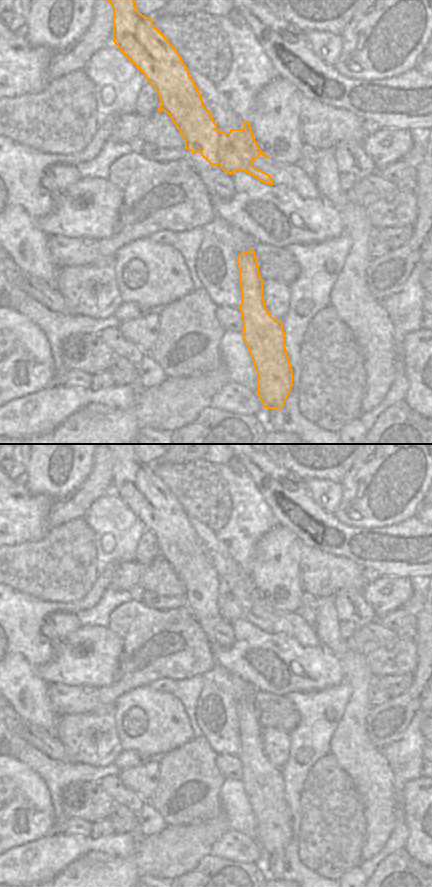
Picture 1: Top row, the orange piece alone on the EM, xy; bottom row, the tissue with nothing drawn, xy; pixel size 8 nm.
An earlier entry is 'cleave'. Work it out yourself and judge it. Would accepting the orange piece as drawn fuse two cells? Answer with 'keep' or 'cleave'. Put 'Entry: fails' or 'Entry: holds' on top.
Entry: holds
cleave

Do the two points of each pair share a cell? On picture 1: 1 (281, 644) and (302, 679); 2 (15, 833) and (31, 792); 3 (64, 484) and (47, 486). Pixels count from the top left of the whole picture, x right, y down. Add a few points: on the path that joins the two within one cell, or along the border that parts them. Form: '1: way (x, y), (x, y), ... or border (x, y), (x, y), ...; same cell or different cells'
1: way (286, 653), (299, 670); same cell
2: way (12, 823), (12, 811), (21, 802); same cell
3: way (60, 485), (51, 486); same cell

